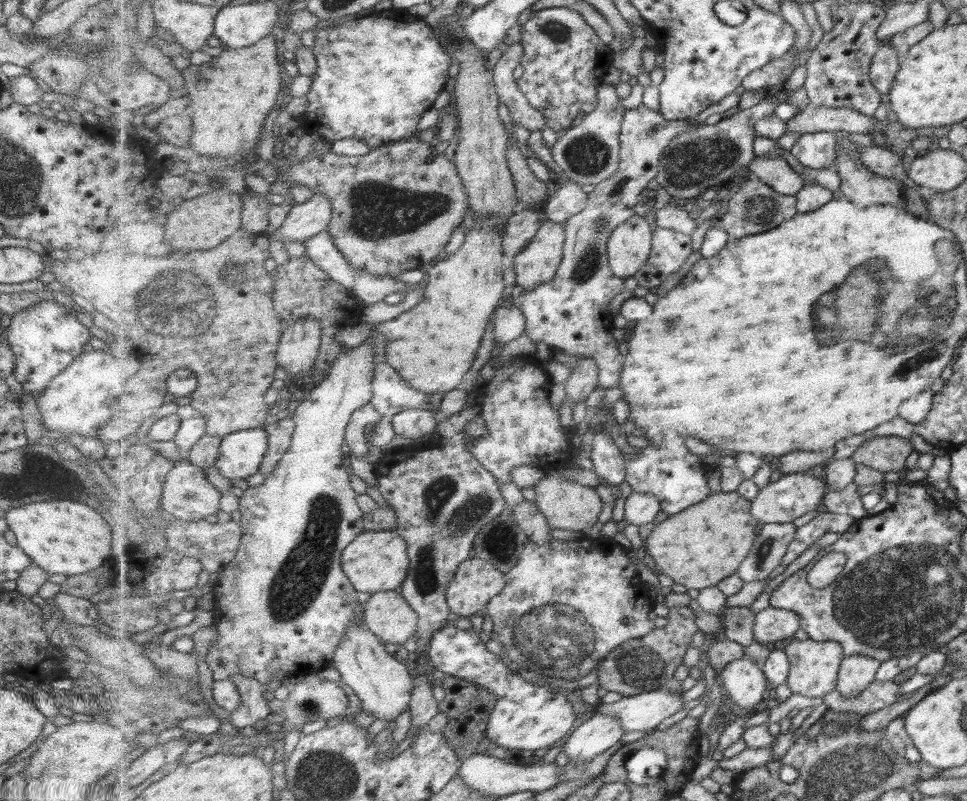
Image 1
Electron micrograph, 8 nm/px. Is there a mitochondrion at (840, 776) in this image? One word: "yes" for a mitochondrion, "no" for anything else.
yes

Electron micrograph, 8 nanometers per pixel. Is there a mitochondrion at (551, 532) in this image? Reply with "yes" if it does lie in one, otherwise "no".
no

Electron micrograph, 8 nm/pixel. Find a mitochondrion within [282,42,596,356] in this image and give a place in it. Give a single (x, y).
(377, 212)

